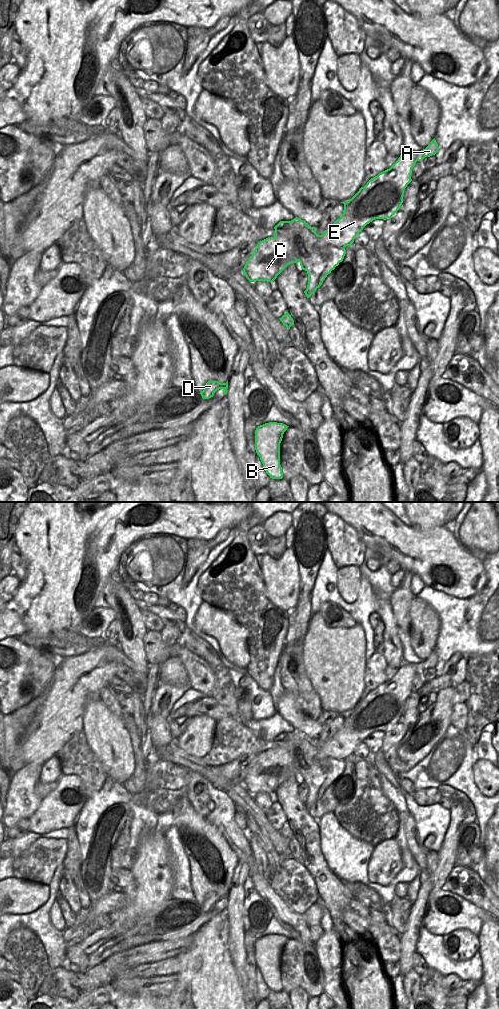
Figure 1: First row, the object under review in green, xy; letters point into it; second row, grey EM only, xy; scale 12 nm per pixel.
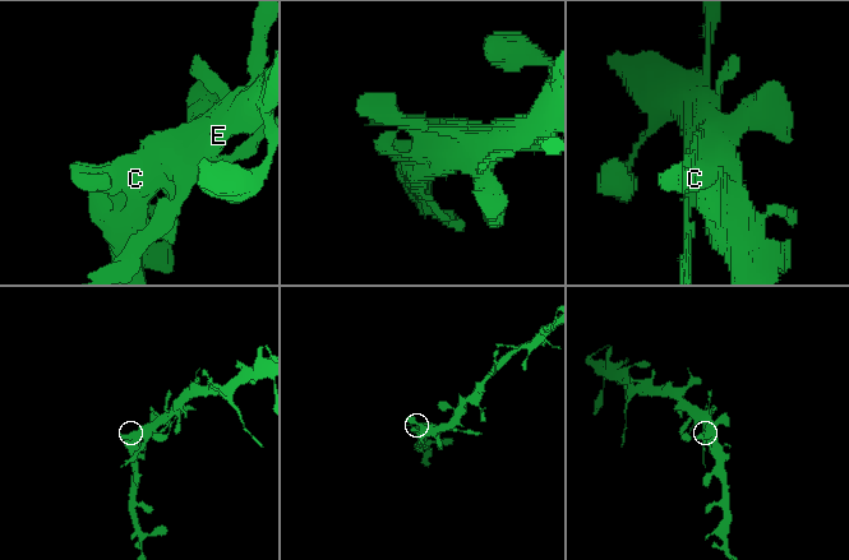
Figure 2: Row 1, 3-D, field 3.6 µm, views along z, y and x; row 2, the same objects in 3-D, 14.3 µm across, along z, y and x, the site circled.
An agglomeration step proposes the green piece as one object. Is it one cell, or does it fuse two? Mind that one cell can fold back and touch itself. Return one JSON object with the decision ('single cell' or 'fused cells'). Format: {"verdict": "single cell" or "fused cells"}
{"verdict": "fused cells"}

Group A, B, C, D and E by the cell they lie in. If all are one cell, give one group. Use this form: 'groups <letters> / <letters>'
groups A B C E / D

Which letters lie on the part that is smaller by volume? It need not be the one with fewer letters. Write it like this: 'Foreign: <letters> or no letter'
Foreign: D

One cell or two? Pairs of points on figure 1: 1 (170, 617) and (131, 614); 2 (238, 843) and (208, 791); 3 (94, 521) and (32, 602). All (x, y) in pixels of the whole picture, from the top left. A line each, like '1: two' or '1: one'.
1: two
2: one
3: one

